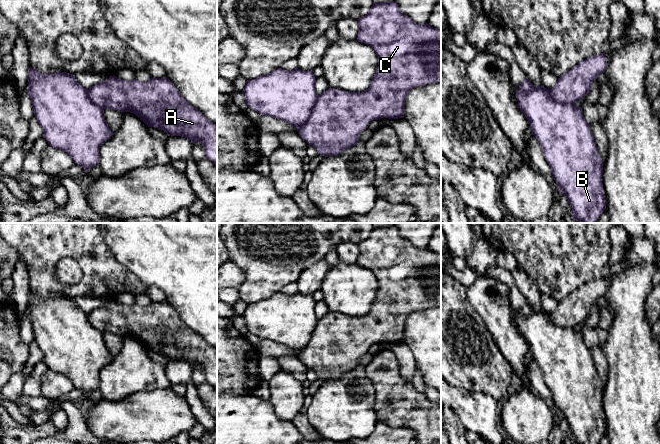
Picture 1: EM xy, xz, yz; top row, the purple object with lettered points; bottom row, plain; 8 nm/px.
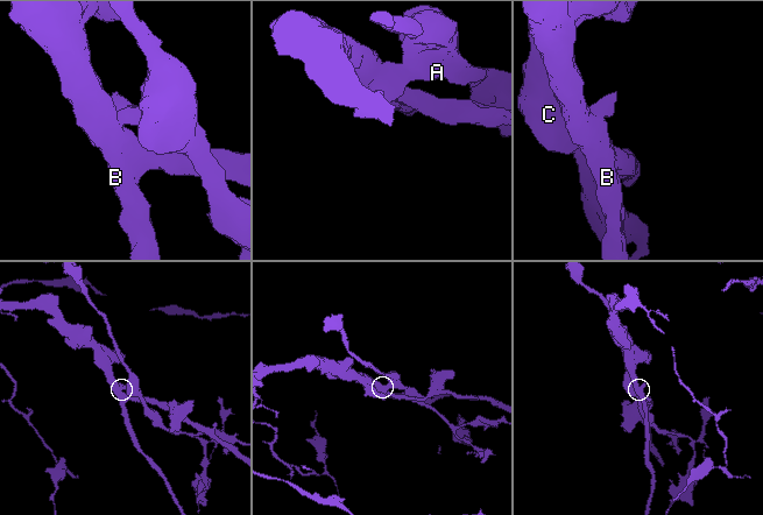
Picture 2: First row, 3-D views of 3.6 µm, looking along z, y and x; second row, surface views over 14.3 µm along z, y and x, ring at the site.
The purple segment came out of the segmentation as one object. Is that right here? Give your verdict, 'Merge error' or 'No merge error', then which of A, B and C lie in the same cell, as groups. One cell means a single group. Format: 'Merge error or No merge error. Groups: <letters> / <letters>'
Merge error. Groups: A C / B

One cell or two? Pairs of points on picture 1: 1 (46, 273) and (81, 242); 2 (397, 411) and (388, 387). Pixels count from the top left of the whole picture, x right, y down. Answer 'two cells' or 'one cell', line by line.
1: one cell
2: one cell

